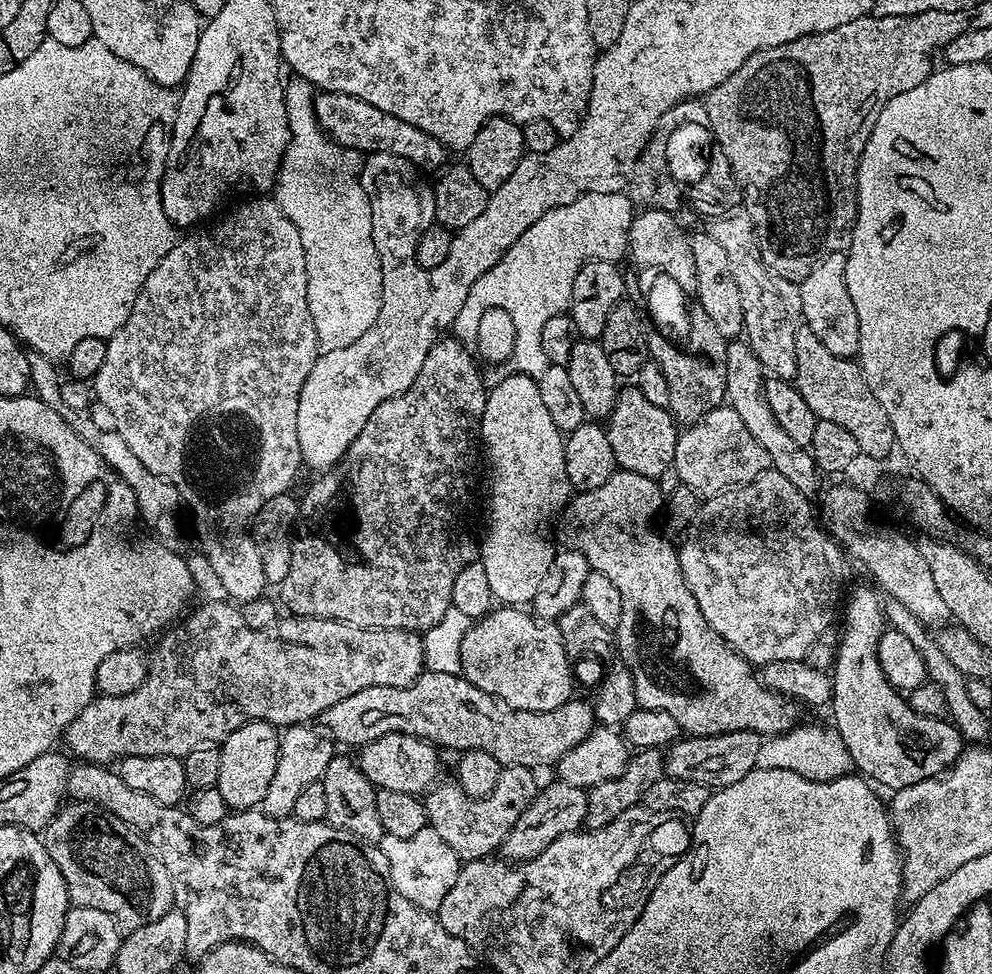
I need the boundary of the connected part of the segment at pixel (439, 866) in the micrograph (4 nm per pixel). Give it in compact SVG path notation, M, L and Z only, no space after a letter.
M433 828L418 830L418 834L410 834L410 838L398 838L397 836L384 835L378 845L382 854L386 854L388 863L388 877L393 886L414 906L425 910L439 909L442 898L450 894L450 886L458 882L458 874L462 867L462 861L454 850L446 842L442 842L442 834L438 834Z

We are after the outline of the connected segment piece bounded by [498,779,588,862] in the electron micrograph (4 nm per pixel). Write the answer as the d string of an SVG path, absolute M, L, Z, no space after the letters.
M557 779L553 784L543 785L542 790L537 791L534 802L514 822L510 834L500 843L499 855L508 862L523 862L534 860L550 842L562 838L567 832L579 832L586 821L588 809L588 793L578 786L570 786L566 782Z

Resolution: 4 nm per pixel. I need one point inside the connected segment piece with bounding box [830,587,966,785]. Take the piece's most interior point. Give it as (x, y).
(887, 739)

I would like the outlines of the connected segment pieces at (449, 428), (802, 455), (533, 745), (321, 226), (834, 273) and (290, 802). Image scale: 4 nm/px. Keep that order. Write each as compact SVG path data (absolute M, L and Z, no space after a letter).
M455 338L437 339L433 344L430 354L426 354L426 362L422 366L422 370L418 374L418 378L414 378L411 386L405 390L400 396L390 398L386 402L382 402L382 406L378 406L378 410L374 410L374 414L370 414L370 419L366 421L366 426L362 426L362 434L358 434L358 438L354 438L354 442L346 450L346 454L340 459L340 463L333 468L321 471L320 476L308 488L304 500L298 504L298 523L294 528L292 537L292 553L290 554L290 570L286 573L286 578L282 578L282 582L278 586L278 600L281 605L284 604L289 608L293 617L298 616L315 616L318 620L341 620L347 624L353 624L355 628L405 628L408 632L419 632L424 634L428 629L432 628L436 623L442 621L443 615L446 614L449 607L452 606L452 595L454 594L454 578L458 578L458 574L466 566L477 563L478 560L478 540L472 537L472 503L476 500L476 463L482 460L482 441L480 439L480 420L478 418L468 418L468 368L474 363L474 358L467 352L465 345Z
M731 341L727 348L727 394L725 396L729 407L732 407L745 423L746 430L754 435L755 441L770 454L773 471L789 479L794 488L798 489L803 496L811 500L815 499L822 486L816 460L805 445L795 442L794 438L787 434L782 426L779 426L778 420L774 418L773 411L770 410L769 404L764 398L763 381L763 368L752 349L745 341Z
M425 670L410 686L370 686L334 702L318 717L323 731L333 741L363 746L374 738L401 732L435 742L441 749L480 748L502 766L526 766L541 770L555 765L578 742L585 740L597 727L598 721L591 703L579 698L567 700L562 706L545 712L518 710L506 706L496 696L486 694L463 676Z
M292 78L284 84L284 102L288 112L290 146L280 161L280 170L274 185L276 204L294 222L302 238L304 254L308 257L308 305L314 322L317 345L323 351L350 346L374 326L382 303L382 270L378 250L374 246L371 230L371 202L369 193L360 185L361 169L357 157L347 148L329 138L316 122L314 89L307 80Z
M845 253L830 254L805 280L799 281L799 286L804 324L815 334L818 342L822 342L826 350L830 350L830 354L852 358L860 351L860 327L858 310L854 308L850 290L846 290L847 261Z
M311 723L289 724L279 733L278 766L274 766L274 778L266 790L262 811L266 816L279 820L292 816L296 799L310 782L324 779L324 771L330 766L334 755L333 741L319 727Z

